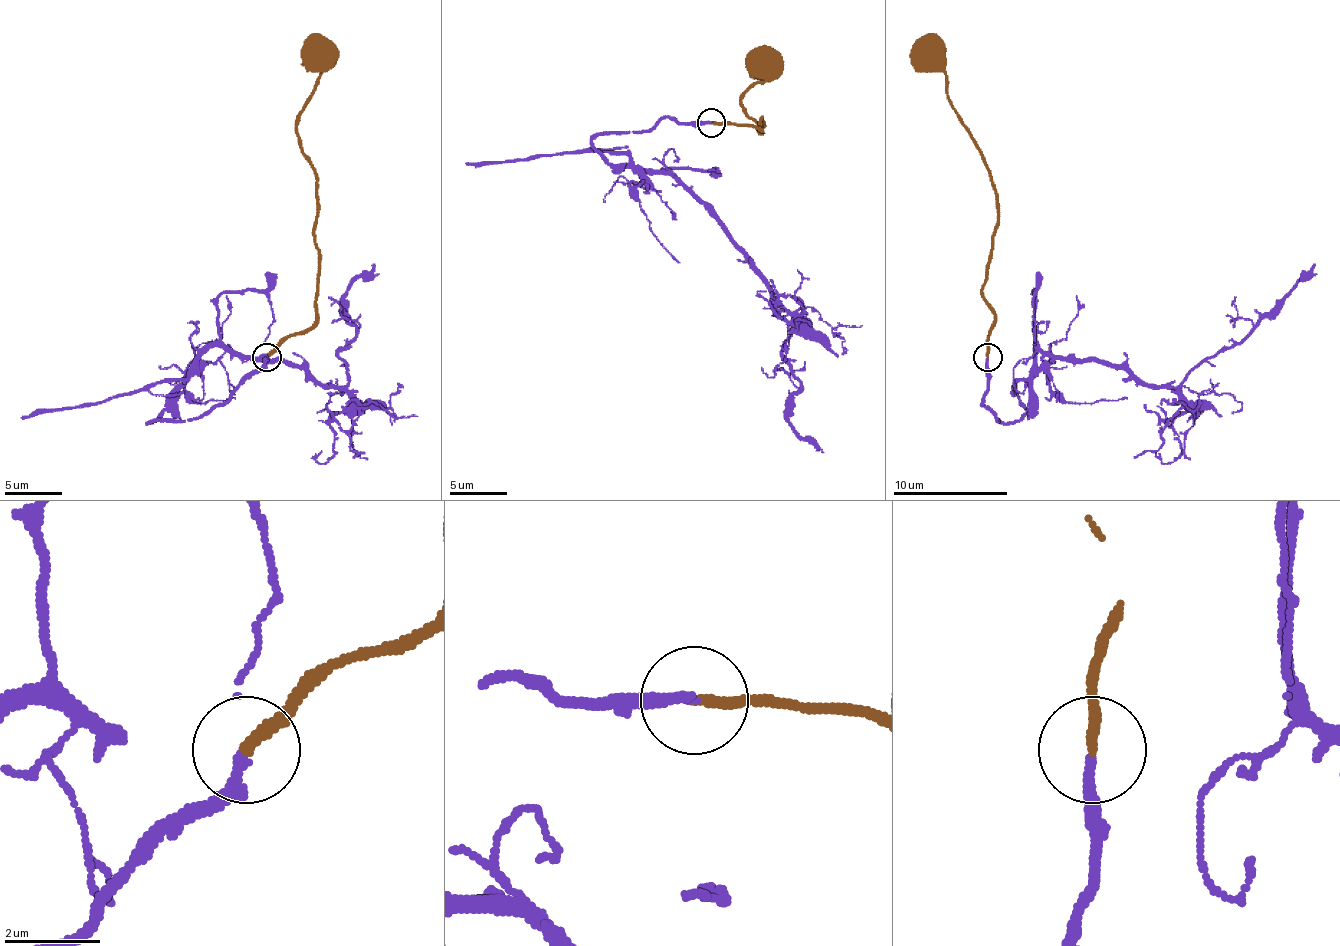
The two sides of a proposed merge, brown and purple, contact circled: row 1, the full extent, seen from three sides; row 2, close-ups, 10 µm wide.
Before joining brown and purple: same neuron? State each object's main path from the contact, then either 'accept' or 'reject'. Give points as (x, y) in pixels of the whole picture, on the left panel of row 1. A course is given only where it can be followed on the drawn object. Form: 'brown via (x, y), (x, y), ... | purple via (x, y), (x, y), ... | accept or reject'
brown via (267, 356), (310, 328), (316, 319), (316, 175), (299, 141), (296, 115), (330, 63), (322, 52) | purple via (267, 359), (198, 417), (149, 422), (210, 348), (342, 388), (356, 333), (345, 290), (379, 273) | accept

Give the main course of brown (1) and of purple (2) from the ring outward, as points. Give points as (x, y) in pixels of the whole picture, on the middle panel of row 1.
1: (712, 122), (761, 131), (761, 119), (761, 134), (740, 96), (763, 82), (772, 53), (766, 62)
2: (712, 122), (602, 131), (594, 148), (671, 174), (743, 254), (792, 332), (789, 424), (824, 453)

